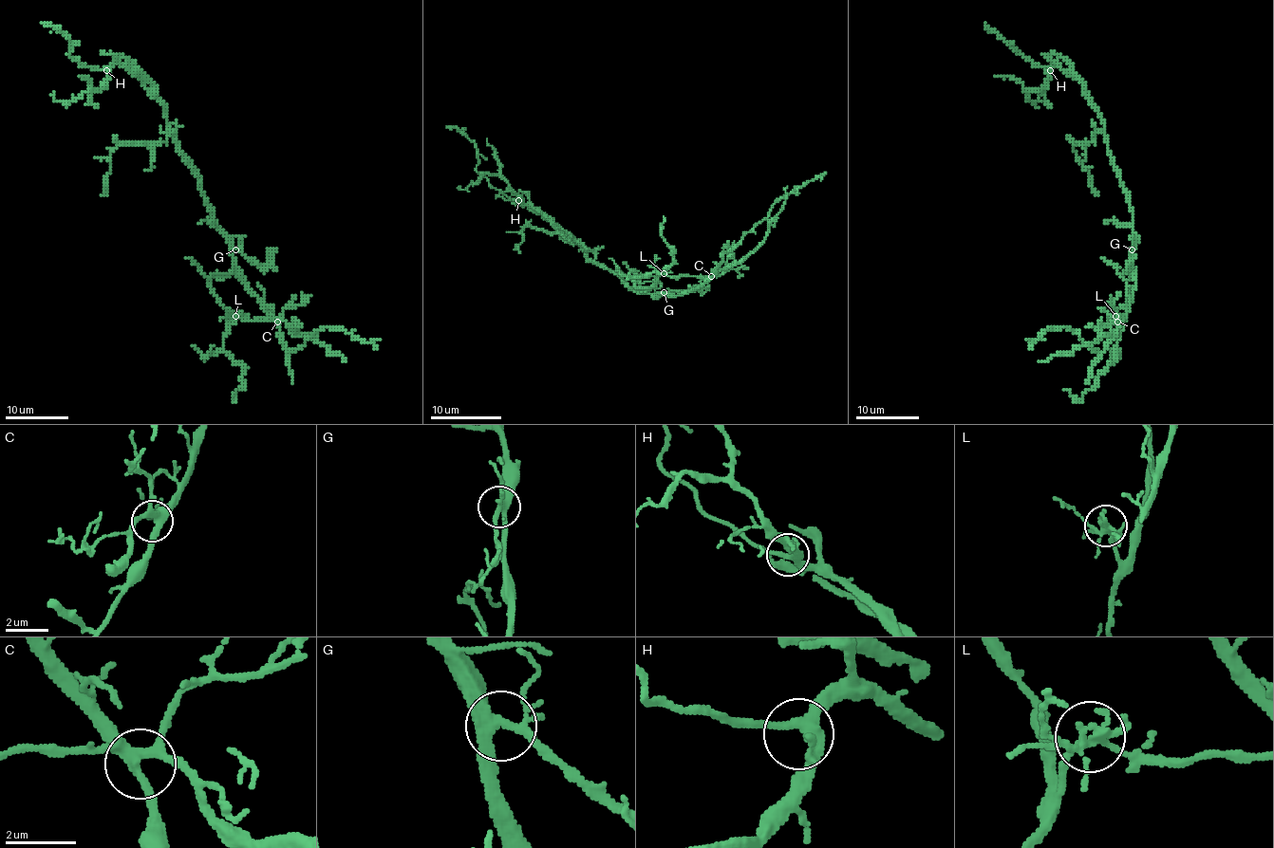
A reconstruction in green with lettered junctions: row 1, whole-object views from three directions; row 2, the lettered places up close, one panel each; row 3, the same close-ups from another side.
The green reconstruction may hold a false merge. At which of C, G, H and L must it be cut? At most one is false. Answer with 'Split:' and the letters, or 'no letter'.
Split: L

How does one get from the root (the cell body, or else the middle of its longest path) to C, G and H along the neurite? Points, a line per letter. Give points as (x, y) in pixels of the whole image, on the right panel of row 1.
C: (1129, 201), (1133, 230), (1135, 290), (1129, 310), (1117, 322)
G: (1129, 201), (1133, 230), (1132, 249)
H: (1129, 201), (1119, 171), (1107, 149), (1102, 116), (1091, 103), (1088, 91), (1058, 64), (1050, 70)

